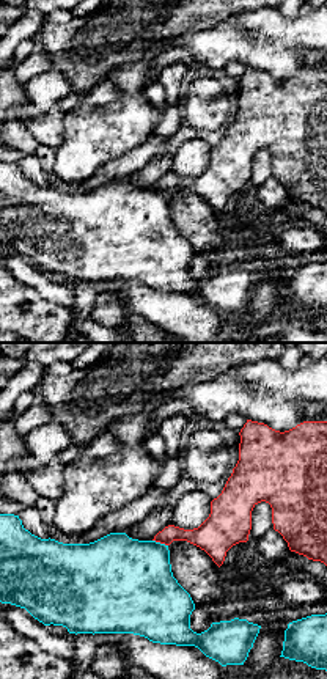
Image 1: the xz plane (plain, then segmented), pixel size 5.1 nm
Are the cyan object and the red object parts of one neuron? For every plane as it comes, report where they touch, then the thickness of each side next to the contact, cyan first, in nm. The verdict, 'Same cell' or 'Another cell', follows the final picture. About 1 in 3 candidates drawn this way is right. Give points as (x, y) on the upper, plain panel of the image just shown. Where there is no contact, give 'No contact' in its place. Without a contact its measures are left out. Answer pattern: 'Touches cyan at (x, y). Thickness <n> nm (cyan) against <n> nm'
Touches cyan at (159, 190). Thickness 440 nm (cyan) against 140 nm

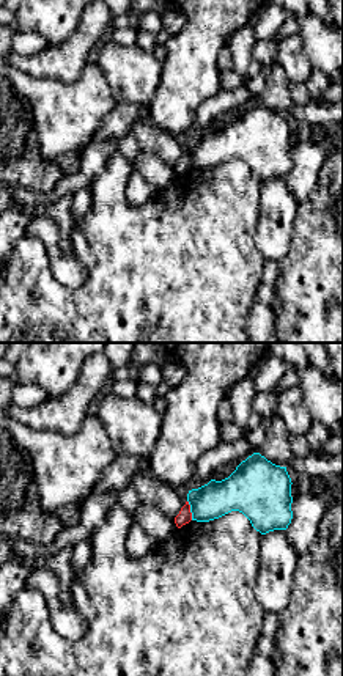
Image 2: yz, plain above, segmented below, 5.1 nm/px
Touches cyan at (191, 157). Thickness 190 nm (cyan) against 70 nm

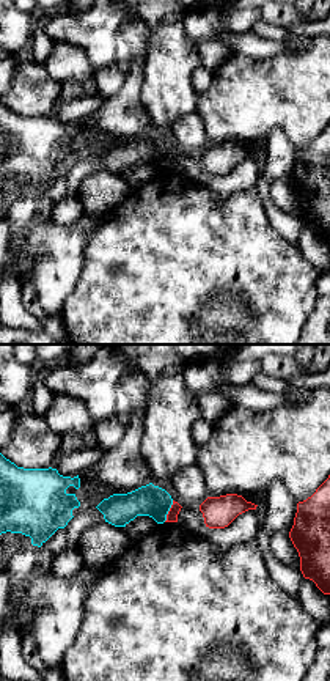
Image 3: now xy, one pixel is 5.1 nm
Touches cyan at (168, 158). Thickness 160 nm (cyan) against 60 nm

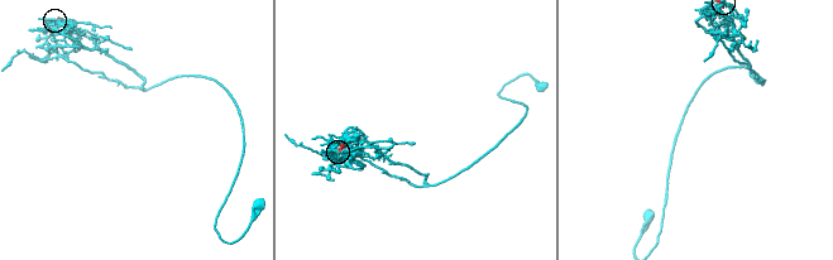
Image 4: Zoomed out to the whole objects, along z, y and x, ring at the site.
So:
Another cell

